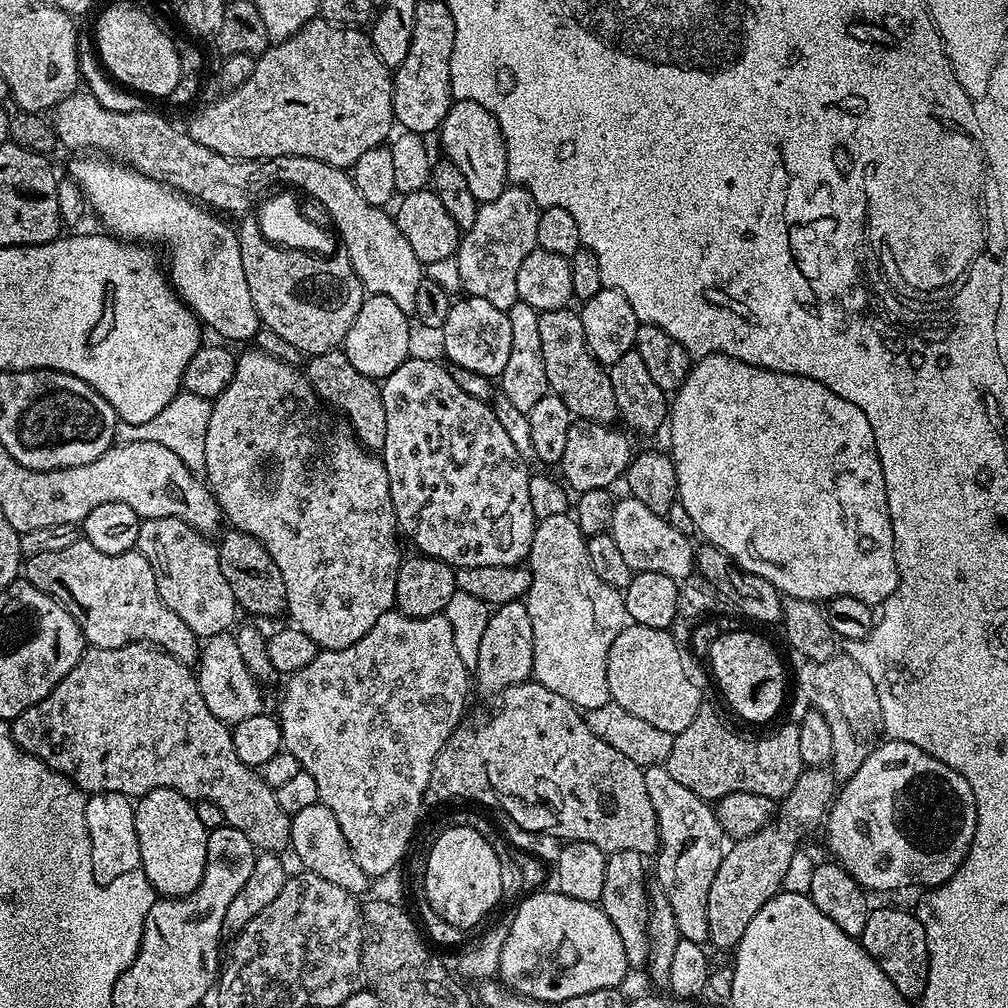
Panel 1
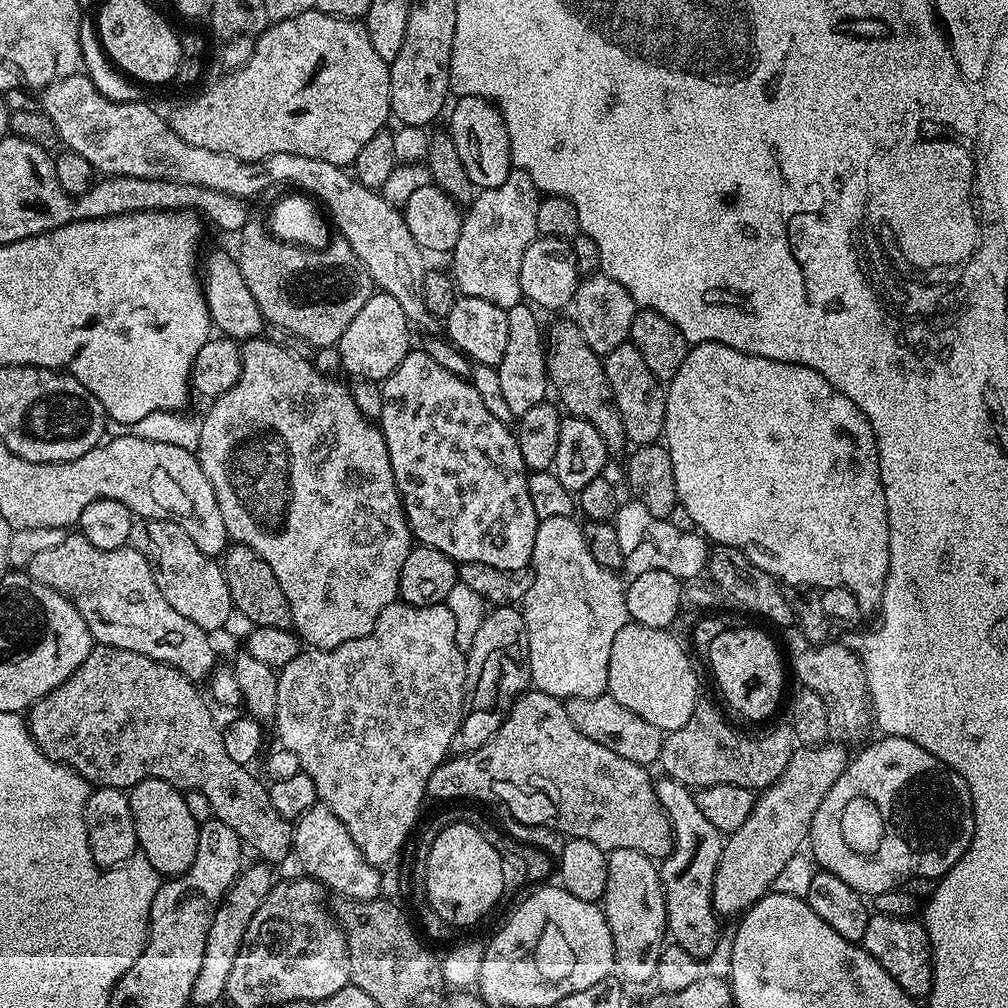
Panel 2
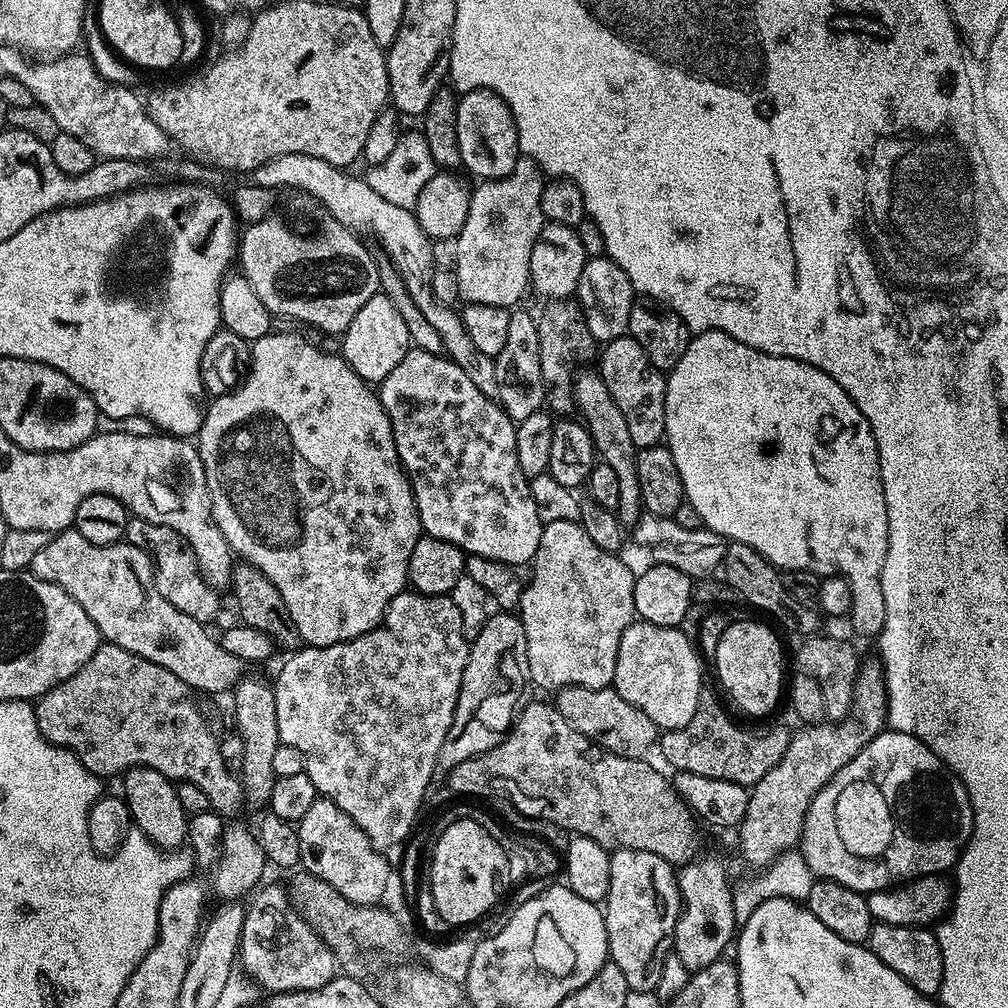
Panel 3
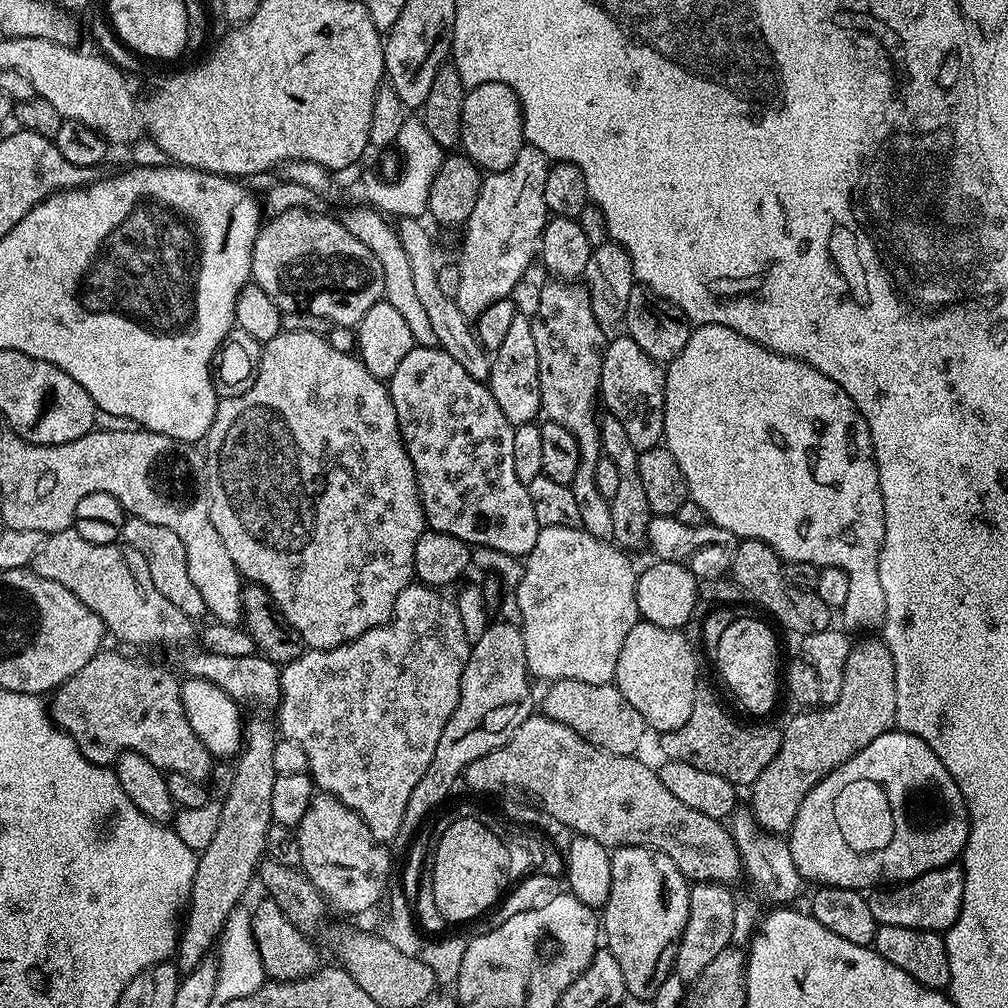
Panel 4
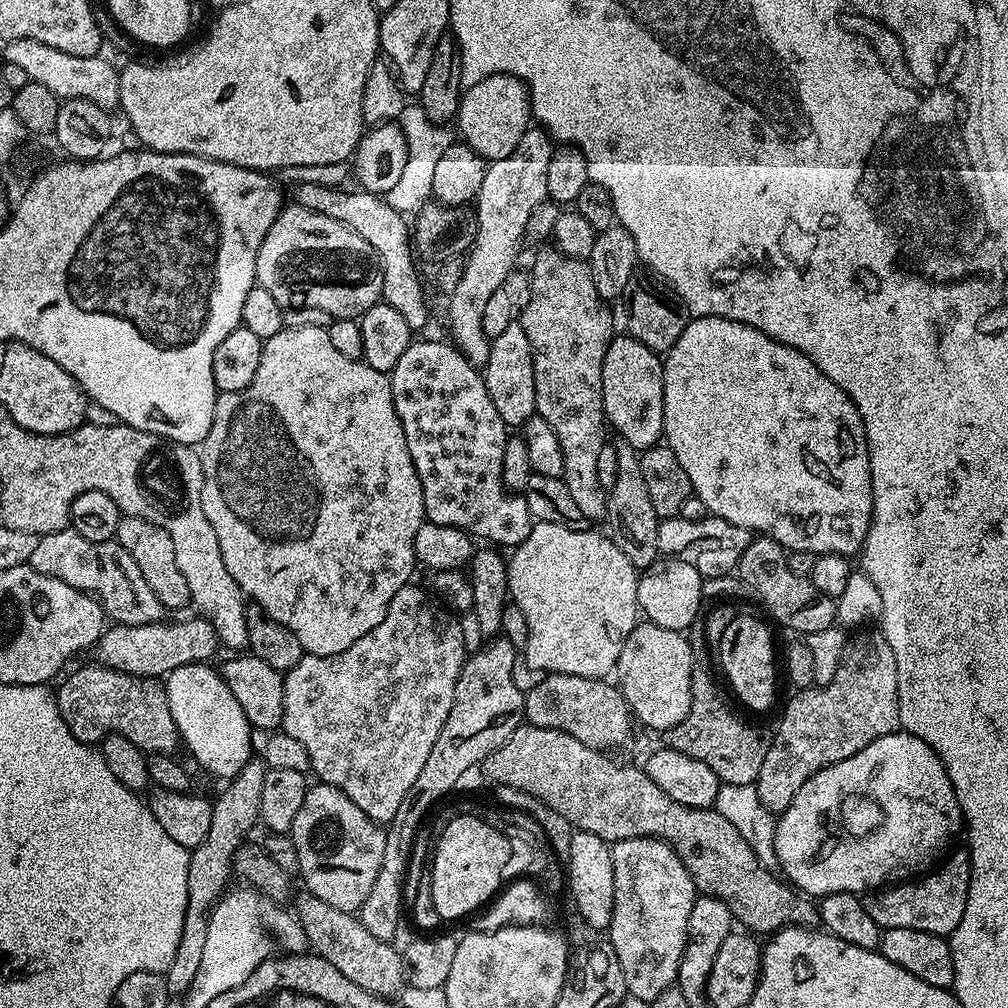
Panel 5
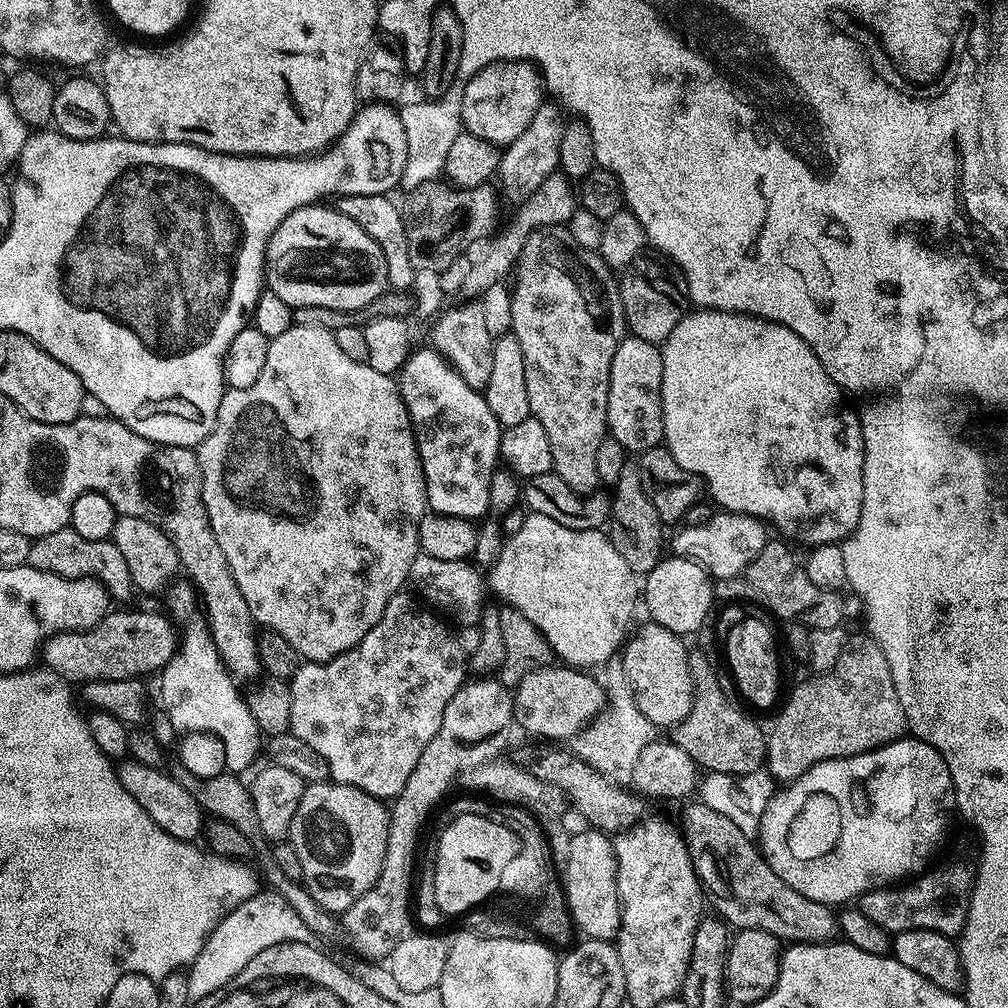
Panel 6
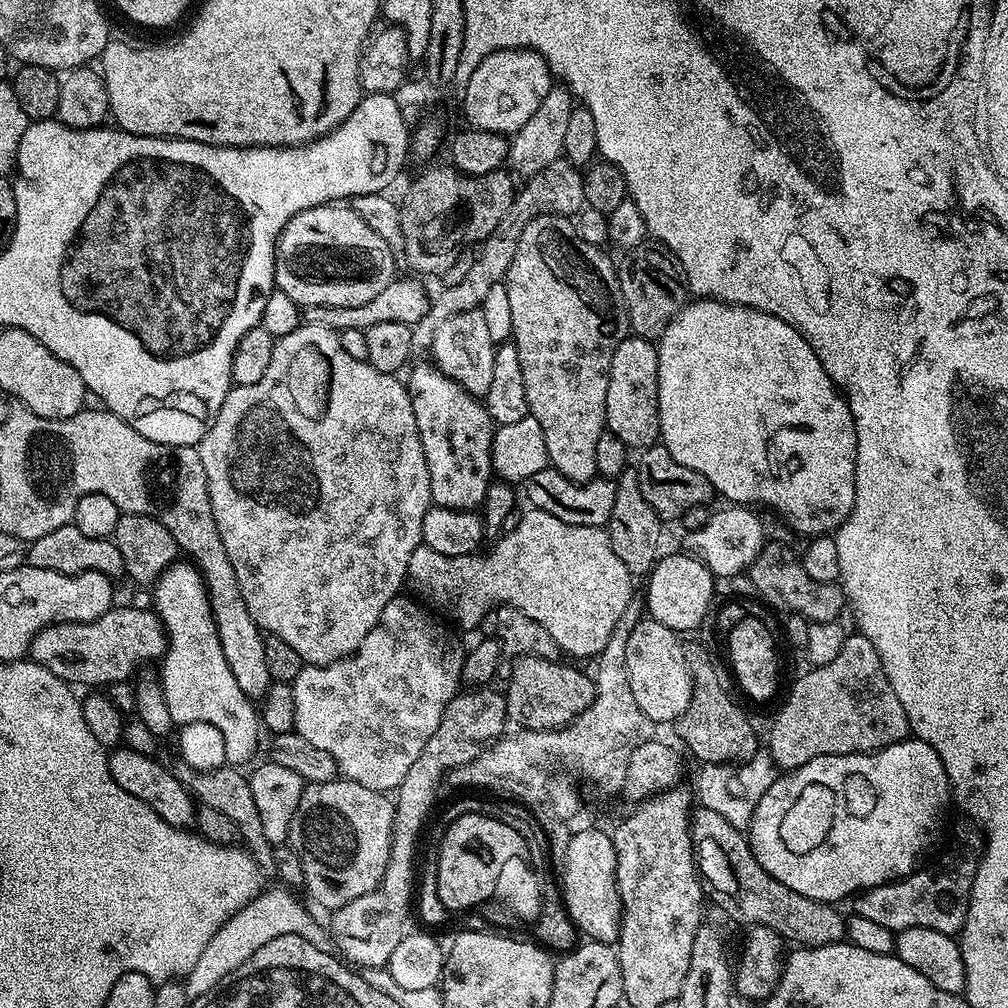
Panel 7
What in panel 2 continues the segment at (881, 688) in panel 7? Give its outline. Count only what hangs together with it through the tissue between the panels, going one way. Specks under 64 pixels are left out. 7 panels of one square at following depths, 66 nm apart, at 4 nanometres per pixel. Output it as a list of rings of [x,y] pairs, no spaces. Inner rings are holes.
[[[825,742],[795,749],[780,777],[756,796],[750,818],[724,841],[722,858],[714,874],[712,905],[721,918],[739,917],[767,896],[774,878],[786,870],[790,858],[801,855],[808,844],[808,831],[830,786],[848,769],[850,752],[843,743]]]

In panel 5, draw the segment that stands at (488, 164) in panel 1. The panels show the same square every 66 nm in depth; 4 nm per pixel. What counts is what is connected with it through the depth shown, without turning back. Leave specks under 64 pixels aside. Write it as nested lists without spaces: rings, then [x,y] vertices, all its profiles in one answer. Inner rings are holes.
[[[494,74],[490,78],[482,78],[482,82],[467,85],[460,98],[460,113],[456,116],[455,123],[460,124],[463,143],[471,146],[486,162],[501,160],[510,154],[522,142],[522,134],[526,134],[530,127],[532,116],[532,102],[528,98],[528,87],[517,76]]]

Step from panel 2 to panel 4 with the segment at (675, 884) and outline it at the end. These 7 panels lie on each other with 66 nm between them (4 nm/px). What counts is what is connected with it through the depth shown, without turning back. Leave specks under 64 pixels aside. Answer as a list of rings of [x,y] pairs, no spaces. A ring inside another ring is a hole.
[[[696,882],[689,887],[690,910],[680,942],[676,945],[675,975],[685,982],[698,980],[702,970],[710,966],[710,961],[717,954],[722,954],[733,943],[732,936],[736,932],[736,913],[738,905],[732,897],[733,889],[727,884]]]

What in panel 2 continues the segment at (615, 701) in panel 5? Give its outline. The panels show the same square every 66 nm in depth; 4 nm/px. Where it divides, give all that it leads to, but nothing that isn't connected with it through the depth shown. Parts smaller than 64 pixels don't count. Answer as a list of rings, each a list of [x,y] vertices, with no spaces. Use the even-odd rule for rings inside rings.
[[[605,694],[594,698],[574,698],[567,701],[566,707],[570,722],[574,722],[577,730],[586,734],[586,738],[614,750],[614,754],[622,754],[622,758],[635,764],[652,766],[659,761],[665,733],[658,726],[650,726],[650,722],[638,718],[638,714],[626,710],[626,706],[614,702],[612,696]]]

